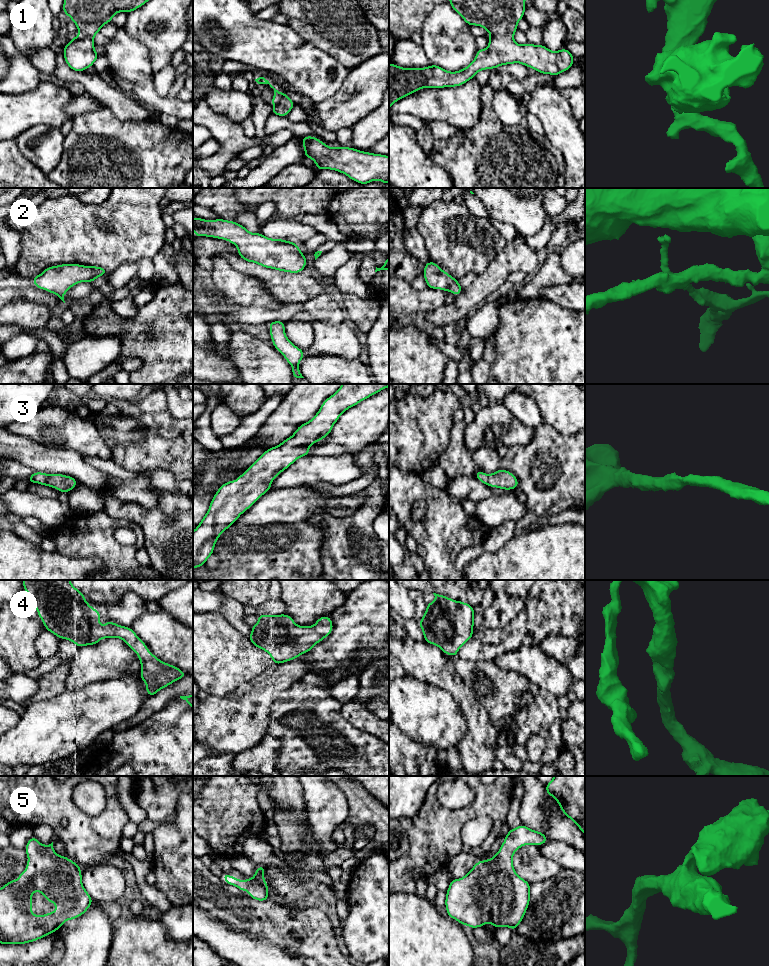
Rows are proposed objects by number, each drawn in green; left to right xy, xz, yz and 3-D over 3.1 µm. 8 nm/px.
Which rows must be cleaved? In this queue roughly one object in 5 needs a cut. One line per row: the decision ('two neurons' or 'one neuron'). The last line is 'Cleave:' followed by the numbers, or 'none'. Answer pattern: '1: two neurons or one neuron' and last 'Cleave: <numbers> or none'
1: one neuron
2: one neuron
3: one neuron
4: one neuron
5: one neuron
Cleave: none

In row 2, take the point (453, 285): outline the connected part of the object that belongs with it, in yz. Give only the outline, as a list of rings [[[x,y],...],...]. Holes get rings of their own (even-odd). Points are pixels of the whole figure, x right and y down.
[[[429,261],[424,265],[423,276],[427,288],[441,289],[445,292],[450,291],[455,297],[463,290],[458,279],[453,278],[448,272],[443,271],[441,267],[433,261]]]

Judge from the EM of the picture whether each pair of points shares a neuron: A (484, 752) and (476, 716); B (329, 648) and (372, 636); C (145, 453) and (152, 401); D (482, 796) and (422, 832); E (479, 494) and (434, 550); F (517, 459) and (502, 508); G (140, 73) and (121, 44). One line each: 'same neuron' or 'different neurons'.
A: same neuron
B: same neuron
C: same neuron
D: same neuron
E: different neurons
F: different neurons
G: same neuron

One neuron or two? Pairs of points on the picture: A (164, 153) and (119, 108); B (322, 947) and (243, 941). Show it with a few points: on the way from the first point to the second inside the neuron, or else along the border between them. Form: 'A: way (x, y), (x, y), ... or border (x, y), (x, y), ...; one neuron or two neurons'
A: border (111, 110), (121, 120), (143, 121), (149, 118); two neurons
B: border (249, 934), (254, 938), (266, 939), (290, 955); two neurons

